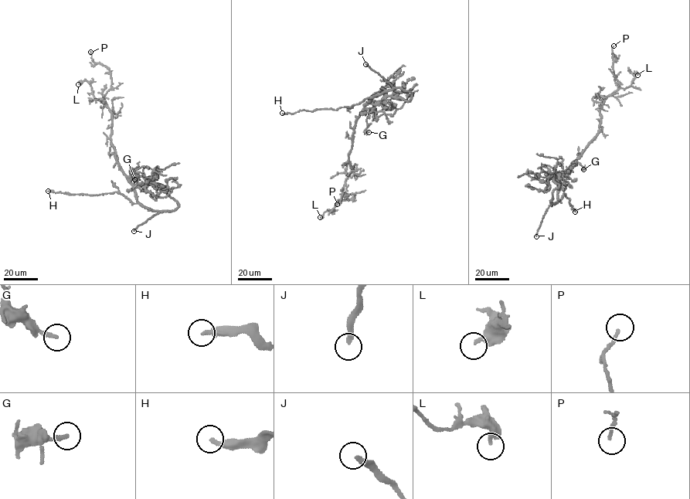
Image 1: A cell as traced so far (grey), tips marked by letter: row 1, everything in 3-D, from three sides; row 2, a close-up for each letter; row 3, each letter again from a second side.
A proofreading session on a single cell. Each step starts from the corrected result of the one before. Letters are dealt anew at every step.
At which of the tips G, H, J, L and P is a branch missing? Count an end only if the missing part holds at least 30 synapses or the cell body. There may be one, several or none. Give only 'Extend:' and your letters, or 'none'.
Extend: H, J

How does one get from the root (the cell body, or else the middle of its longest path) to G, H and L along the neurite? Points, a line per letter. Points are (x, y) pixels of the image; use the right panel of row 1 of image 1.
G: (579, 158), (559, 183), (559, 178), (555, 175), (559, 171), (575, 166), (576, 161), (583, 169)
H: (579, 158), (560, 180), (558, 191), (559, 201), (565, 194), (575, 212)
L: (579, 158), (598, 131), (600, 103), (618, 89), (630, 85), (635, 76), (630, 71), (637, 75)

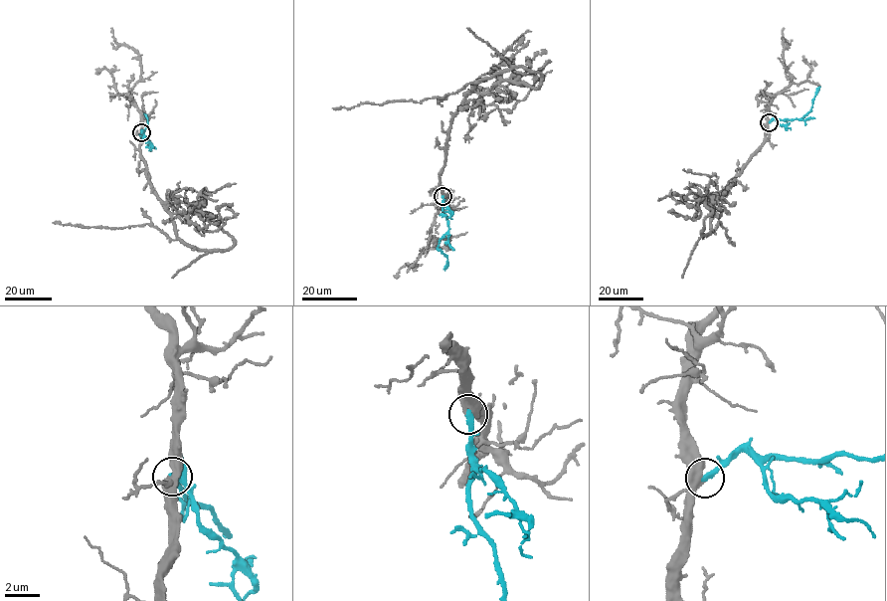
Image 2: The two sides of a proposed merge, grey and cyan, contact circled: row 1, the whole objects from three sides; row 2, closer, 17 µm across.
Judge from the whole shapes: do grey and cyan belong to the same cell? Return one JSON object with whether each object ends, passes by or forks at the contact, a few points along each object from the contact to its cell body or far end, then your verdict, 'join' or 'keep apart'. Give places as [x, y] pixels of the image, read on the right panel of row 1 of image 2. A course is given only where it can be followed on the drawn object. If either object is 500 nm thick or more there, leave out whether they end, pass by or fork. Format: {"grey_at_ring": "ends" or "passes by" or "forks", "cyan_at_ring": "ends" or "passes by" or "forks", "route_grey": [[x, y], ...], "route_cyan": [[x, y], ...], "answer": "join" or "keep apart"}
{"grey_at_ring": "passes by", "cyan_at_ring": "ends", "route_grey": [[769, 122], [766, 141], [713, 206], [711, 228], [713, 232], [721, 222], [733, 246]], "route_cyan": [[769, 122], [774, 118], [799, 119], [810, 111], [819, 87]], "answer": "join"}

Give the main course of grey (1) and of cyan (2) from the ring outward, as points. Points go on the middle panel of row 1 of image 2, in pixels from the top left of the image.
1: (443, 195), (440, 174), (450, 124), (474, 82), (443, 98), (417, 102), (332, 107)
2: (443, 196), (448, 231), (438, 249), (446, 258), (444, 270)

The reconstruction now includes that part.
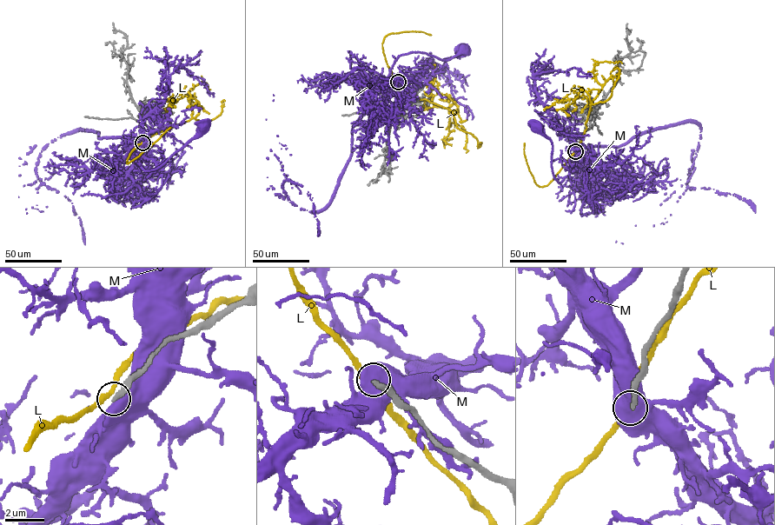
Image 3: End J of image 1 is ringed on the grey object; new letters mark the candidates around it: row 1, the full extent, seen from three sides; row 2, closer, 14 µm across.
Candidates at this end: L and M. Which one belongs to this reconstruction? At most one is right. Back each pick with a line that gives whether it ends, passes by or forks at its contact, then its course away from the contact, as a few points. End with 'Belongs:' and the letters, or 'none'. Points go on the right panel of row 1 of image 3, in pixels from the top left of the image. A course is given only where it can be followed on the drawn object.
Belongs: none

